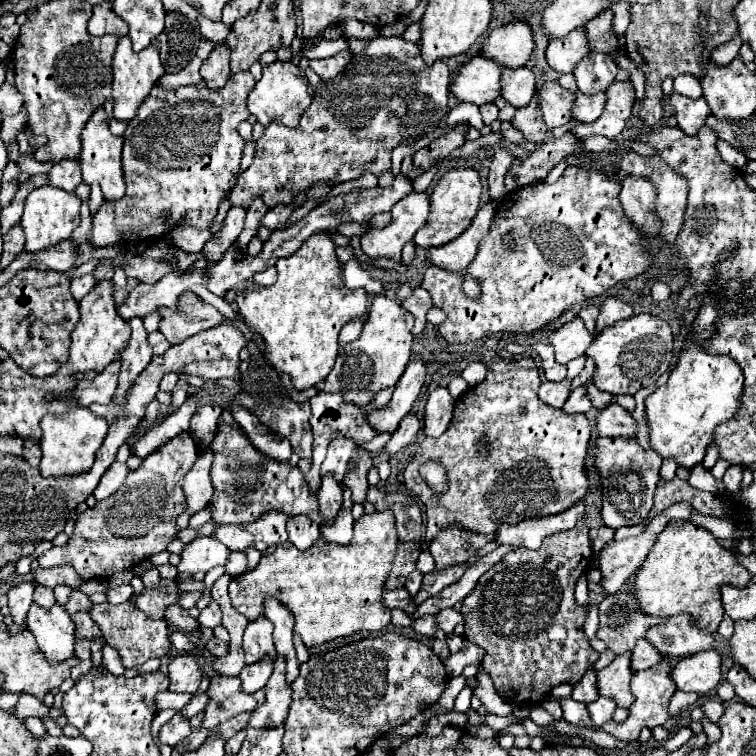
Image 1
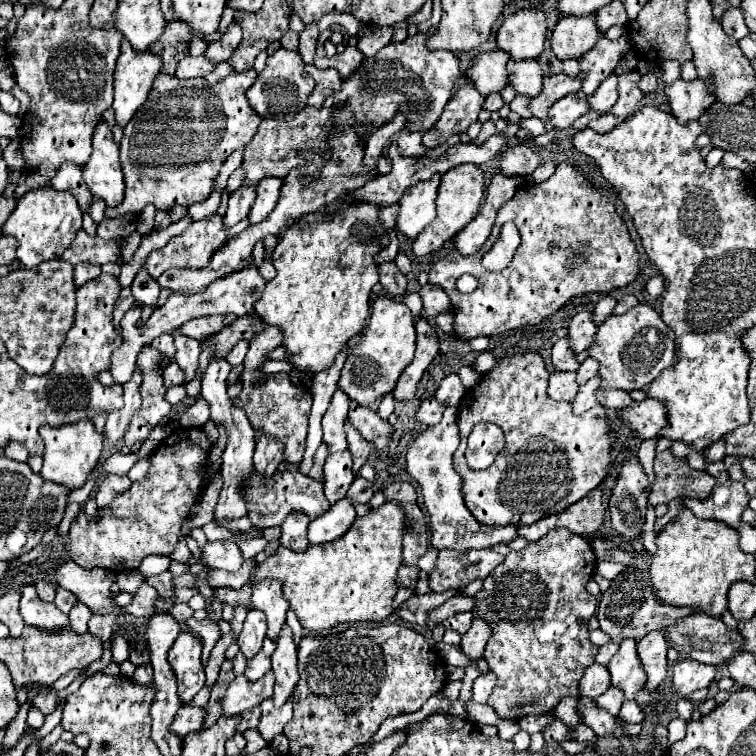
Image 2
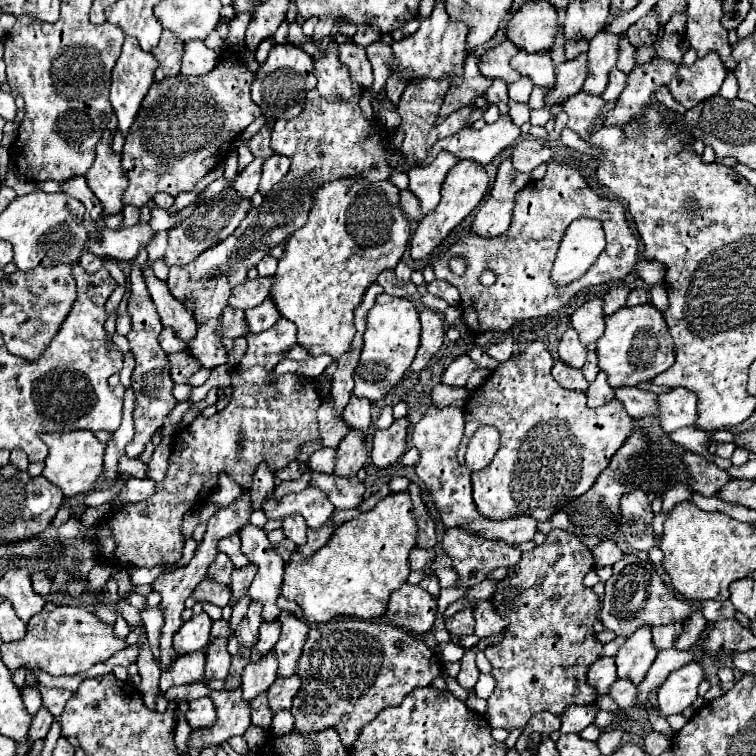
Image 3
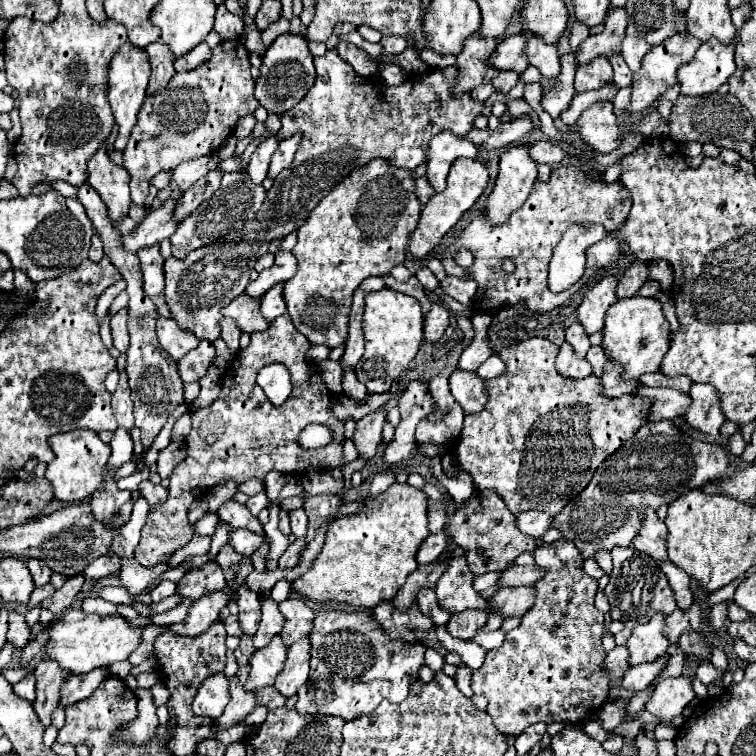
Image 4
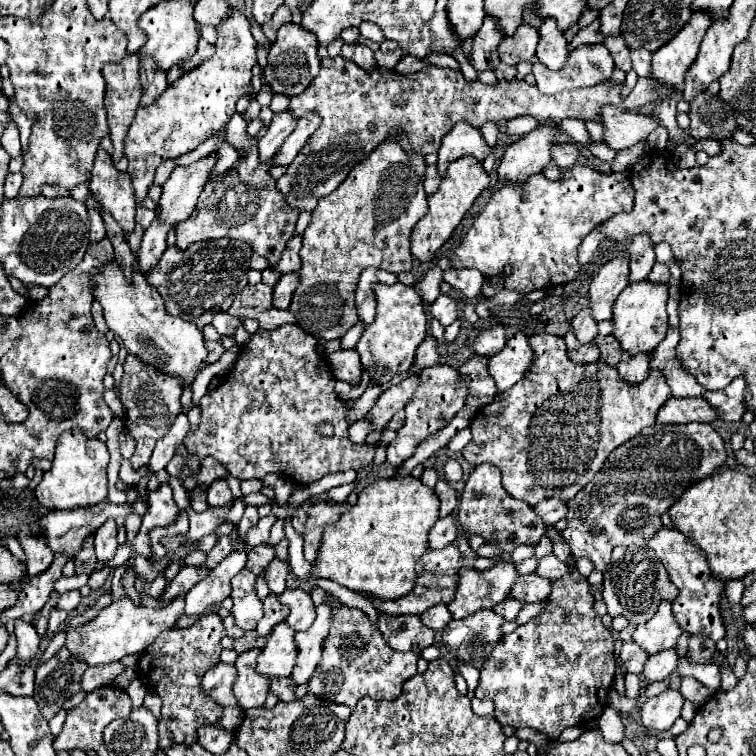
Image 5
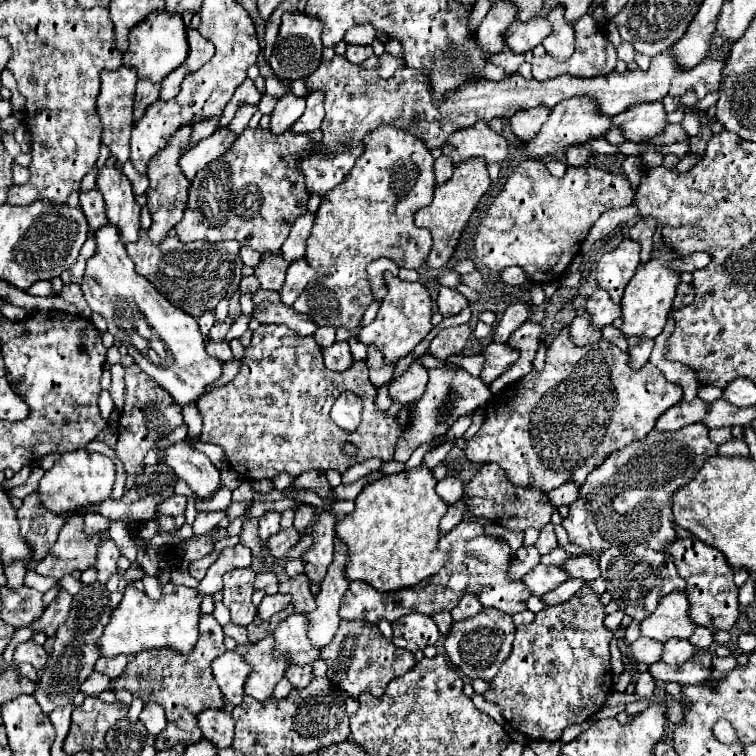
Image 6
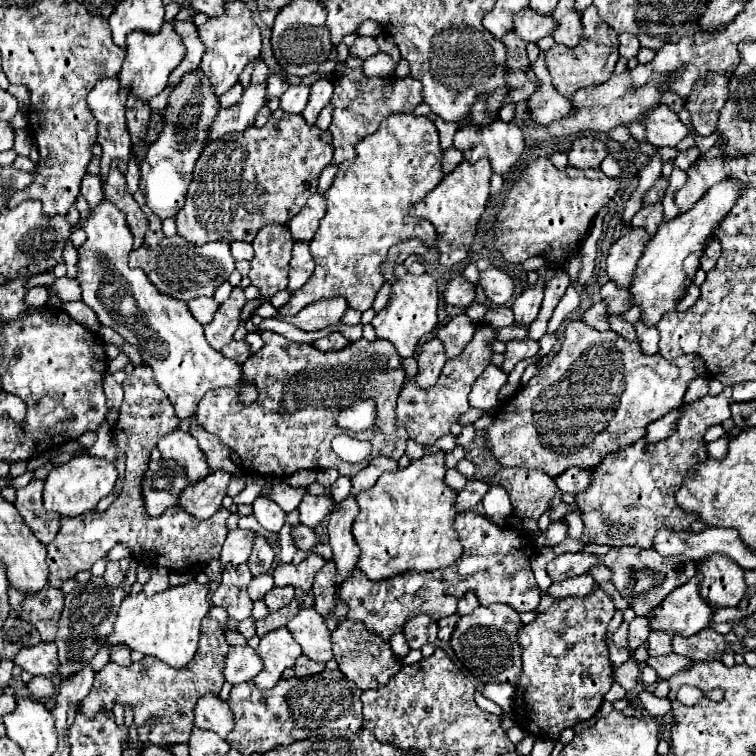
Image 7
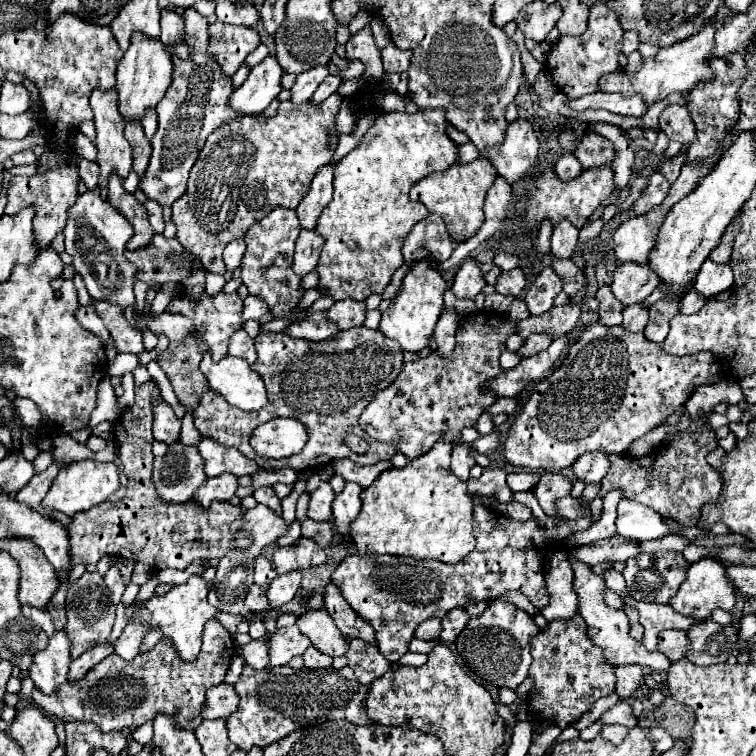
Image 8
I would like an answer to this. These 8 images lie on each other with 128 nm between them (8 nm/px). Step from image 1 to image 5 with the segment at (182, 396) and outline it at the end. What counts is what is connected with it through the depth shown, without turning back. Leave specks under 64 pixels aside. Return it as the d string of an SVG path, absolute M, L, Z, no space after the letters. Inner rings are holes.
M152 222L152 226L146 228L140 250L136 254L138 272L142 276L148 276L150 270L160 262L160 258L166 250L166 234L168 234L168 228L160 228L160 224L156 224L156 222Z

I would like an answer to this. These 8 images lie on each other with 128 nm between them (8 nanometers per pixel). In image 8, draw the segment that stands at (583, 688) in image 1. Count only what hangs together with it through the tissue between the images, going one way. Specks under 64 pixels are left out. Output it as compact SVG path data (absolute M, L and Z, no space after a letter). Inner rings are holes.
M664 630L658 634L658 652L666 654L672 662L684 658L684 648L688 648L688 636L682 630Z

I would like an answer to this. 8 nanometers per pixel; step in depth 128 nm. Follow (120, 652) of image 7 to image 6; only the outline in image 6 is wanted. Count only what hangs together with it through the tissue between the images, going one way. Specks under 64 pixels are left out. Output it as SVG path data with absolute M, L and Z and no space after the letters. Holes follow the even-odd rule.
M116 656L112 660L104 660L104 658L98 658L98 662L94 664L94 670L100 672L100 674L106 674L106 676L122 676L124 674L124 668L126 668L128 660L126 656Z

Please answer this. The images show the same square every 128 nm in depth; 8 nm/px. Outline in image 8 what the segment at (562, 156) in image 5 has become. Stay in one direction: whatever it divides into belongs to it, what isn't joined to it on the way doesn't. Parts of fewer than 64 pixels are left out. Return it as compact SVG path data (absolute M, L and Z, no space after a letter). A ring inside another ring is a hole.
M586 132L576 150L574 156L578 158L578 162L584 168L594 168L594 166L608 166L614 158L614 150L612 150L612 142L596 132Z

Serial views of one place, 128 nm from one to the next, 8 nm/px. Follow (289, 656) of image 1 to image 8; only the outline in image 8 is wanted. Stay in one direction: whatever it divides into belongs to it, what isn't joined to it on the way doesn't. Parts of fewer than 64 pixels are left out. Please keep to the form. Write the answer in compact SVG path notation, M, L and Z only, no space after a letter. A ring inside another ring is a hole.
M160 398L154 404L156 416L154 416L154 440L164 444L176 444L180 442L180 420L174 416L172 408Z

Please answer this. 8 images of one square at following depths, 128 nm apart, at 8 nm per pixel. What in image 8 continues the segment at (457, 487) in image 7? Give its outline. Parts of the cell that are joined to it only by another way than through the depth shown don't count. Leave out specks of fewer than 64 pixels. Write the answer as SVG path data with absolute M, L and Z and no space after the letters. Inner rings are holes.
M456 446L454 452L452 452L452 466L450 466L450 470L452 470L452 474L456 478L460 478L464 482L468 480L470 468L476 464L474 458L470 456L470 452L472 452L470 446Z

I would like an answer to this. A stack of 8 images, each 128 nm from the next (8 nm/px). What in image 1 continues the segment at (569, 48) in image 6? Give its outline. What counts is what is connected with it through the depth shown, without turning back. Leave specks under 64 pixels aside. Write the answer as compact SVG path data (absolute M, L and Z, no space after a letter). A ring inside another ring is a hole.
M504 68L500 88L508 104L512 104L514 108L522 108L528 106L532 96L536 94L536 78L530 68L516 68L516 70Z

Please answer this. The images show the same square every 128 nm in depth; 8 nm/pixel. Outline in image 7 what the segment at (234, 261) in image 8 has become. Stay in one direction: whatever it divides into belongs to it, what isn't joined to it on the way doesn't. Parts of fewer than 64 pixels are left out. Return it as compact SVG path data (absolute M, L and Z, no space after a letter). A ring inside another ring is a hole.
M232 242L232 256L234 256L236 260L252 260L252 258L254 258L252 244L244 244L244 242Z

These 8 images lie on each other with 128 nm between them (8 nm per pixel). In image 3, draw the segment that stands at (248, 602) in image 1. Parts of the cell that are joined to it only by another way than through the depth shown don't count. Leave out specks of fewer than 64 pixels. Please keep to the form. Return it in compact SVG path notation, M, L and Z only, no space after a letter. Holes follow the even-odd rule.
M408 492L388 494L376 508L344 522L316 554L304 558L292 552L284 566L282 596L302 608L308 622L322 624L336 616L356 616L362 620L386 614L390 594L400 588L408 574L408 554L416 542L416 522ZM204 578L204 580L196 586L196 592L192 592L192 596L194 596L198 602L208 600L208 602L224 608L224 606L228 606L232 594L230 594L230 588L228 588L228 586L218 584L218 582L210 580L210 578Z

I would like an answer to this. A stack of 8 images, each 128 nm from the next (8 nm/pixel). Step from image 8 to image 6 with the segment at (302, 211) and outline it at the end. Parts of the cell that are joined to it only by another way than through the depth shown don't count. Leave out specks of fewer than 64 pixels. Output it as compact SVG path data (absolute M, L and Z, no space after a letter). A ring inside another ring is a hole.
M306 212L304 216L300 216L300 220L296 220L296 224L292 226L292 232L290 236L286 238L284 246L282 246L282 256L288 264L304 258L304 252L306 252L306 240L310 236L310 230L312 230L312 224L314 224L314 214Z

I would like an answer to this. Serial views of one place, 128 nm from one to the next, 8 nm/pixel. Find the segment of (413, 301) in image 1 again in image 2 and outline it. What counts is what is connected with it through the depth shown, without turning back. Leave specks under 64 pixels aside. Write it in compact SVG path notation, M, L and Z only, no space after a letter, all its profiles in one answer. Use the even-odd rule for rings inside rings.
M426 284L418 290L418 294L422 296L422 312L420 312L420 318L424 320L432 320L436 318L440 312L450 312L450 300L448 300L448 294L442 290L442 288L436 288L434 284Z

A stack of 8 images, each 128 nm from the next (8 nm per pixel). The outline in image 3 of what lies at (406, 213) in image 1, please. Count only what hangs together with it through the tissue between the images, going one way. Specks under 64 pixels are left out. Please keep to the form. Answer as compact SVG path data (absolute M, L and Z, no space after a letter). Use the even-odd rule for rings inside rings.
M440 152L440 156L436 156L436 160L428 168L410 168L408 190L418 198L422 216L436 210L436 206L440 202L442 182L446 178L446 172L454 164L456 164L456 160L452 160L452 156L448 156L448 152Z

